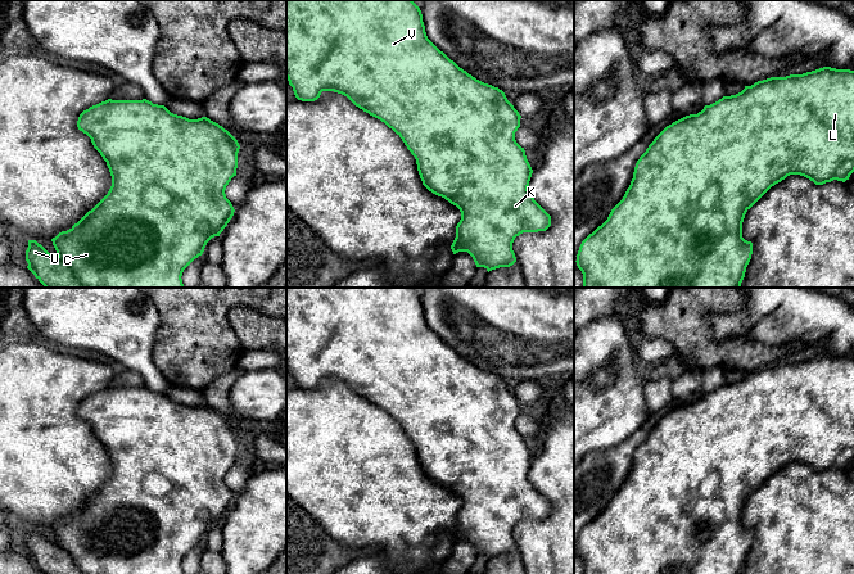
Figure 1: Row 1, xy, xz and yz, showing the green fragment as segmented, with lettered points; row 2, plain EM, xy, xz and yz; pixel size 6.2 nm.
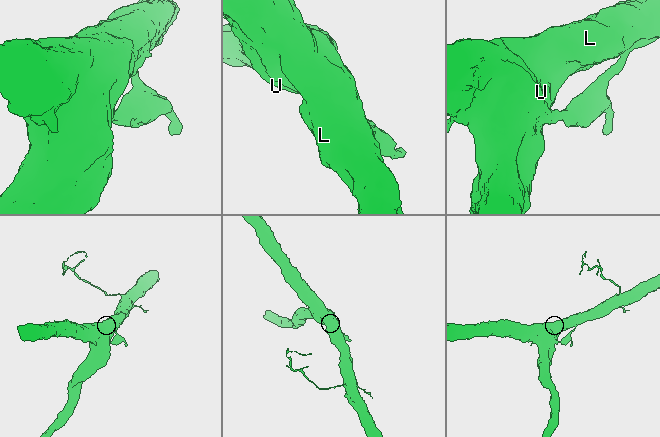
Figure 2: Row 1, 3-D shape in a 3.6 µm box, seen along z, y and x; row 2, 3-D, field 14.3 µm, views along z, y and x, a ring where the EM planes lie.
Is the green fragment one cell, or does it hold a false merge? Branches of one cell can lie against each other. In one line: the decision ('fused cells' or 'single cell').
single cell

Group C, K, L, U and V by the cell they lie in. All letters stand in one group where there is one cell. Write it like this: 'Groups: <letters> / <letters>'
Groups: C K L U V

